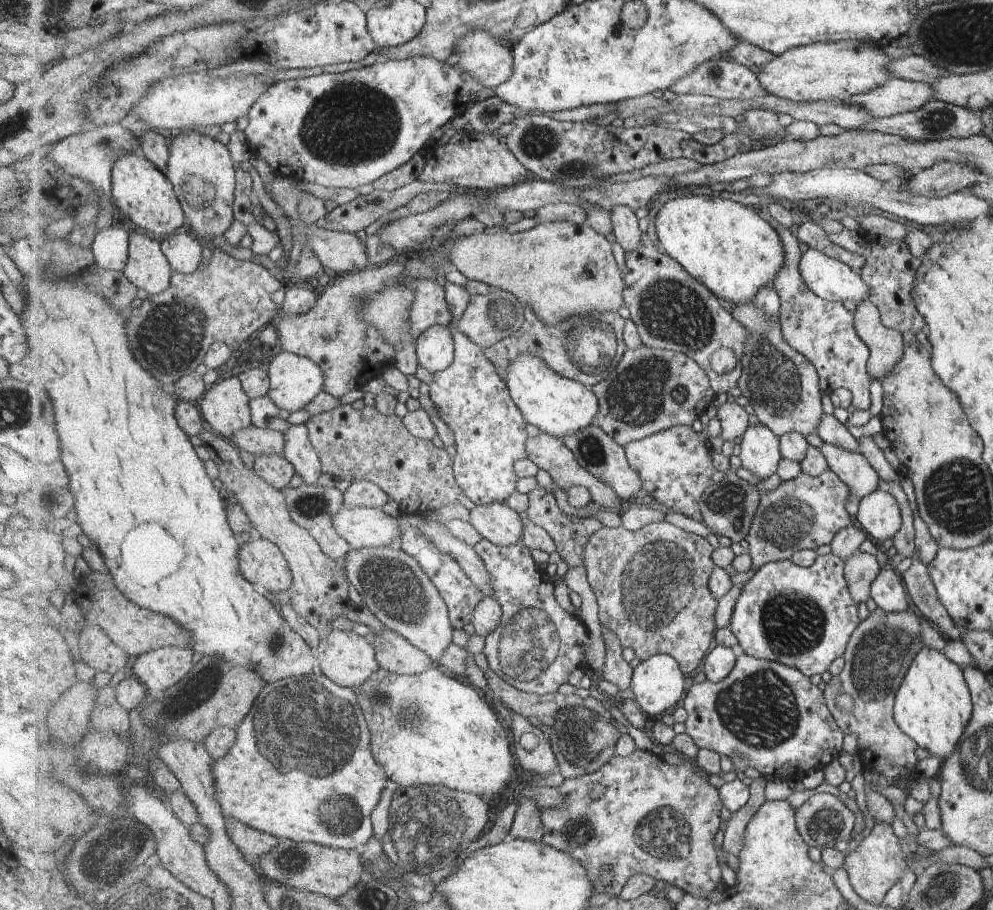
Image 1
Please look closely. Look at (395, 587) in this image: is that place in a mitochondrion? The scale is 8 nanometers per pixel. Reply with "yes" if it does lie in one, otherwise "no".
yes

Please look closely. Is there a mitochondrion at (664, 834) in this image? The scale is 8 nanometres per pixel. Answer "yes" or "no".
yes

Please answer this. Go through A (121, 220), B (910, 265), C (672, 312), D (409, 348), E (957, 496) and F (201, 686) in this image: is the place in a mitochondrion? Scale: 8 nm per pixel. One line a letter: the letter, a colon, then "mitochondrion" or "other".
A: other
B: other
C: mitochondrion
D: other
E: mitochondrion
F: mitochondrion

